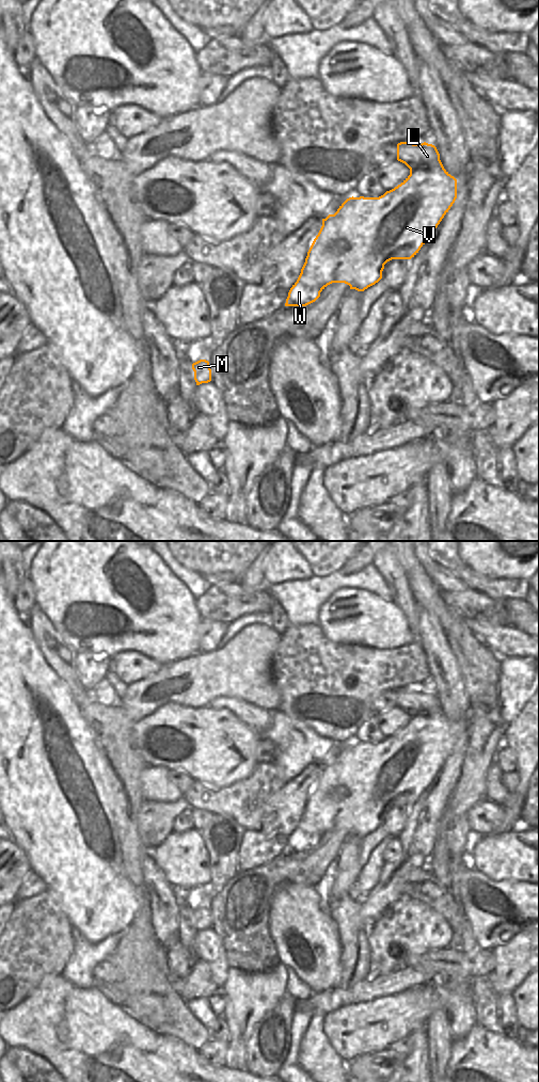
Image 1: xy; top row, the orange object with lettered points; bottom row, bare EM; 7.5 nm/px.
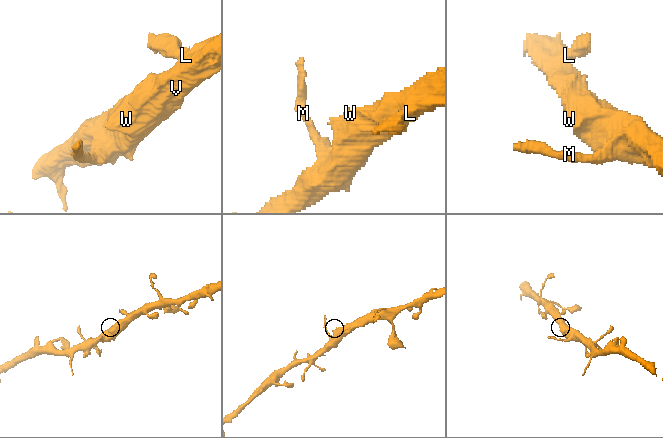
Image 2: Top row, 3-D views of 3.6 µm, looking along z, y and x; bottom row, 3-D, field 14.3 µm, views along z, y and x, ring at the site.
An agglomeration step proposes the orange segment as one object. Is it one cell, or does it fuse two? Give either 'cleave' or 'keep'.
keep

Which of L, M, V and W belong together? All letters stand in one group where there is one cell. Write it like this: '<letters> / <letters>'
L M V W

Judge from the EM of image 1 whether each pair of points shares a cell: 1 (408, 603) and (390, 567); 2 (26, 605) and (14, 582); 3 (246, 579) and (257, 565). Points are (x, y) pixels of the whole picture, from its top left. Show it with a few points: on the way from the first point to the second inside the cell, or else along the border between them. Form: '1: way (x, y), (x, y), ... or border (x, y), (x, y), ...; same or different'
1: way (401, 594), (393, 575); same
2: border (28, 576), (19, 585), (12, 598); different
3: way (249, 576), (257, 568); same

